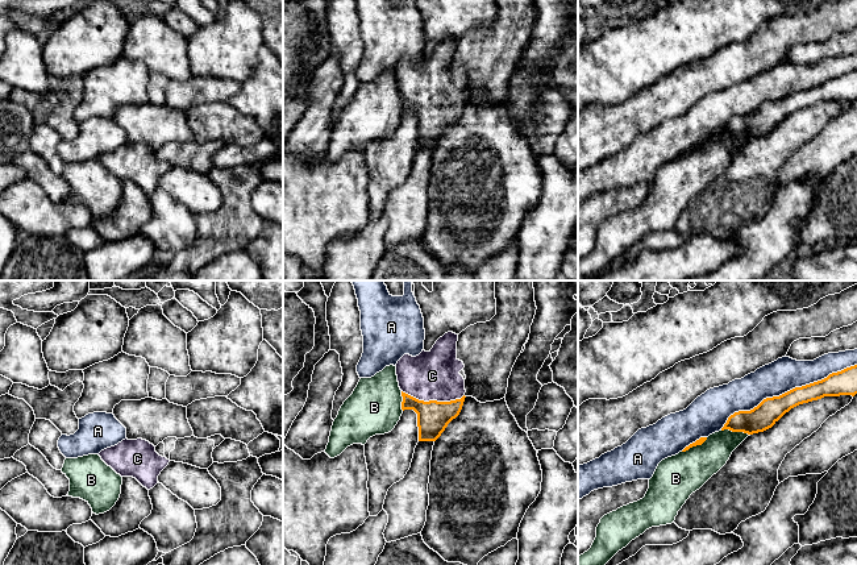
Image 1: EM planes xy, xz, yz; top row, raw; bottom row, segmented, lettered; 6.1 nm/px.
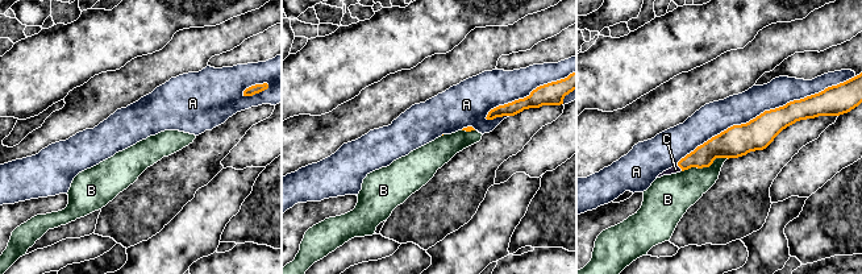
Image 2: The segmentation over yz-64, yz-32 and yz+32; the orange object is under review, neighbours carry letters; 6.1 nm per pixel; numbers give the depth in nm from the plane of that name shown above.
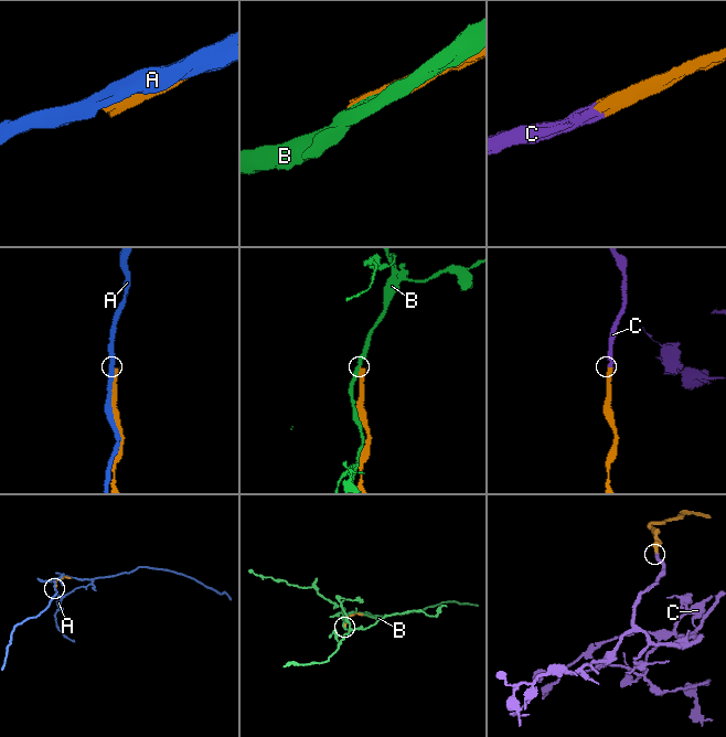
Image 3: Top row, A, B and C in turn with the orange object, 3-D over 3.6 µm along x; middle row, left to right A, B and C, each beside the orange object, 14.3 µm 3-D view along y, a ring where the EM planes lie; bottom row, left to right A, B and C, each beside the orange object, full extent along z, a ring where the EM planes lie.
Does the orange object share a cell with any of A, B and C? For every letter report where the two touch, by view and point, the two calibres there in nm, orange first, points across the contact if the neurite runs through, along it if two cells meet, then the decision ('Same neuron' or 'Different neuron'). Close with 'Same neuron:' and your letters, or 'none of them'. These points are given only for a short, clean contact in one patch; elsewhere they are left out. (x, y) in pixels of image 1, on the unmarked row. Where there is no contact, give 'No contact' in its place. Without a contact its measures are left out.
A: Touches orange at yz (787, 96). Thickness 160 nm (orange) against 200 nm. Different neuron
B: Touches orange at yz (736, 136). Thickness 160 nm (orange) against 190 nm. Different neuron
C: Touches orange at xz (433, 106). Thickness 200 nm (orange) against 300 nm. Same neuron
Same neuron: C

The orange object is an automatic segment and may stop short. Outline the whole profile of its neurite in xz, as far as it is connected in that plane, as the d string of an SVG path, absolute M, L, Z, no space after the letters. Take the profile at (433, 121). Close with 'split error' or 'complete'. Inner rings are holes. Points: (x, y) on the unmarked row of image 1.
M448 37L429 57L423 54L416 62L404 59L396 68L403 101L402 115L413 115L417 119L419 146L436 146L462 115L466 95L459 76L465 70L457 63L457 46L458 40Z; split error

